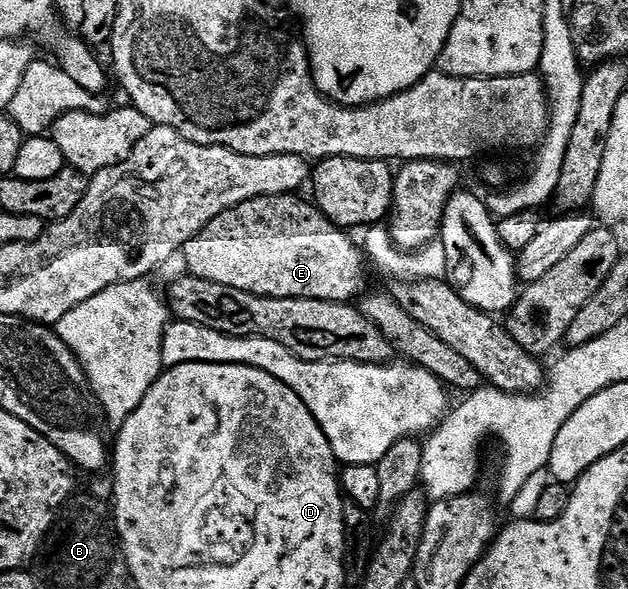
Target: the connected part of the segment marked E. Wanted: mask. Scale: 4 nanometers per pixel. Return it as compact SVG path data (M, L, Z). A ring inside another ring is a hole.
M296 193L254 197L214 217L214 221L207 223L183 249L187 274L202 281L218 281L218 285L230 285L230 289L242 289L251 295L271 299L317 299L335 303L359 300L369 290L370 267L365 252L359 246L356 248L348 236L351 234L332 223L315 202L307 203L300 197Z

